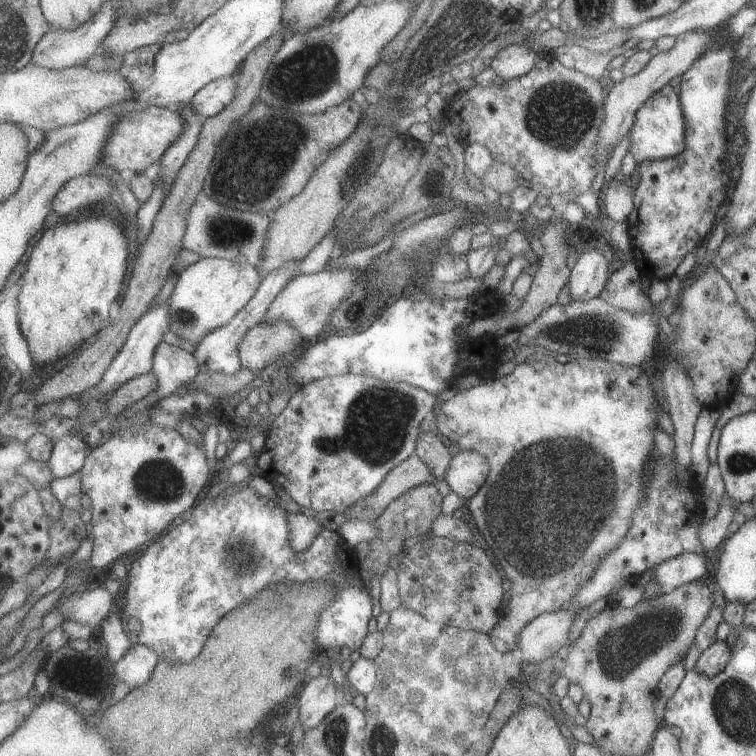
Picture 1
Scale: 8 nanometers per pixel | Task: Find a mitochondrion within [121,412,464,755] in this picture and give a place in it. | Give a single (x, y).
(239, 552)

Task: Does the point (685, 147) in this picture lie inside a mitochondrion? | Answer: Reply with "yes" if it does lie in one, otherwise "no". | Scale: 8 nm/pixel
no

